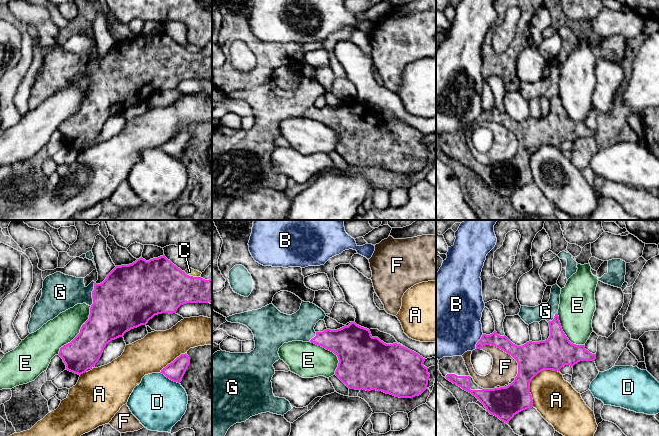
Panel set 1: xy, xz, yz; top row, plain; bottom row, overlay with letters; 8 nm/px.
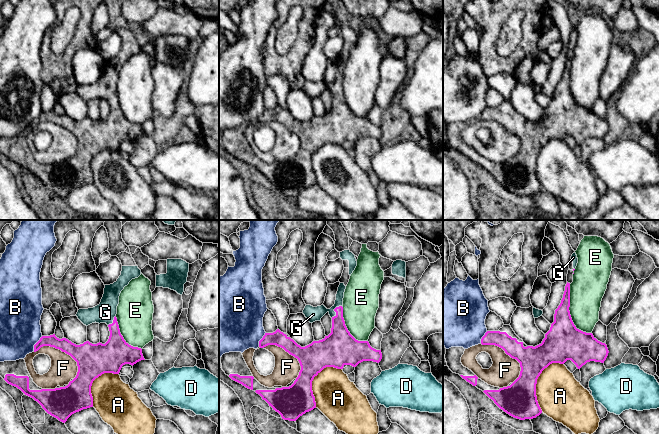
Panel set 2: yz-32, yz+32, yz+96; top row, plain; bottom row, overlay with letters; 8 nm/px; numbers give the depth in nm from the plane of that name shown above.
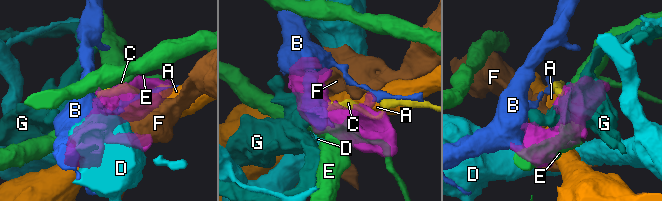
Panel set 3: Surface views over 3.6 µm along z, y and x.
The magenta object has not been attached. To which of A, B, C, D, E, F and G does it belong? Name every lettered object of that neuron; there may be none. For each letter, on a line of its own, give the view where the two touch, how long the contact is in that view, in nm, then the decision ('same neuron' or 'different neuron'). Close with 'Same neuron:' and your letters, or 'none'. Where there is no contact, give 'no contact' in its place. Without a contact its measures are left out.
A: meets magenta in yz; contact 360 nm long; different neuron
B: meets magenta in yz; contact 140 nm long; different neuron
C: meets magenta in xy; contact 140 nm long; different neuron
D: meets magenta in xy; contact 180 nm long; different neuron
E: meets magenta in xy; contact 480 nm long; different neuron
F: meets magenta in yz; contact 380 nm long; different neuron
G: meets magenta in xy; contact 190 nm long; same neuron
Same neuron: G

